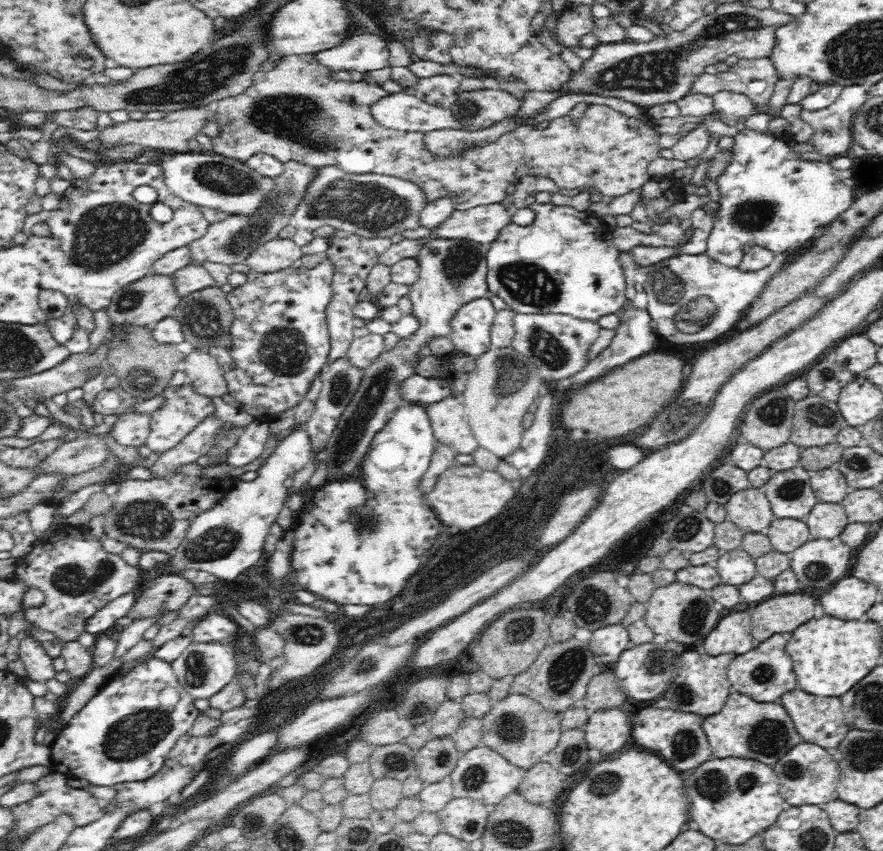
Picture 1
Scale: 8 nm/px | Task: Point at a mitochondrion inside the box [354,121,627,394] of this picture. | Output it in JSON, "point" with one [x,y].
{"point":[532,285]}

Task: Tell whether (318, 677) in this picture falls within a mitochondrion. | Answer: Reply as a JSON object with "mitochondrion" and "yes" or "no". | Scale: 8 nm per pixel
{"mitochondrion":"no"}

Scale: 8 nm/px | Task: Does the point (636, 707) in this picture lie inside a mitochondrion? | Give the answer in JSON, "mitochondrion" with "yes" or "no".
{"mitochondrion":"no"}

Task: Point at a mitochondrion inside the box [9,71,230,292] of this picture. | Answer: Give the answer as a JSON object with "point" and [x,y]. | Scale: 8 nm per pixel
{"point":[108,234]}

